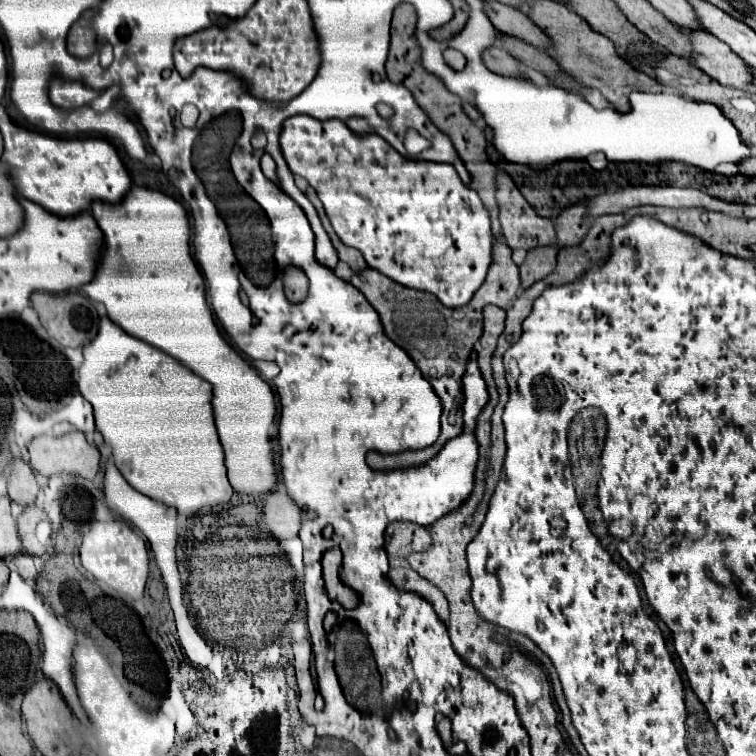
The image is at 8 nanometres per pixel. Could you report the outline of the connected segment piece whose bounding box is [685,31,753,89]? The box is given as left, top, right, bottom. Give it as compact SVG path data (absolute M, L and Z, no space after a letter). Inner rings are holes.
M685 31L693 45L693 65L721 85L743 89L753 83L753 69L747 67L723 41L707 31Z

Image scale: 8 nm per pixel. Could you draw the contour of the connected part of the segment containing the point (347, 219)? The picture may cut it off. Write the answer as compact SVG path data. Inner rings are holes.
M359 141L357 145L357 153L347 151L347 155L337 155L331 173L327 167L327 175L325 169L319 171L323 175L317 175L317 171L309 171L307 175L307 181L317 191L339 239L347 247L359 249L369 267L397 283L429 291L451 309L467 305L493 261L491 219L479 195L465 187L457 171L447 163L407 159L386 141Z

